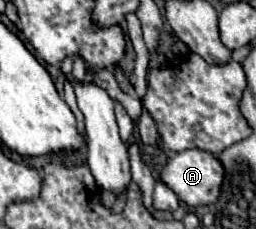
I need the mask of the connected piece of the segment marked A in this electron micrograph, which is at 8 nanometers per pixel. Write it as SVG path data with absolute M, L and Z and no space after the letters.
M191 148L175 154L165 164L165 168L161 170L161 182L165 182L187 206L207 206L217 202L217 196L221 194L223 174L225 174L223 164L215 154L199 148Z

